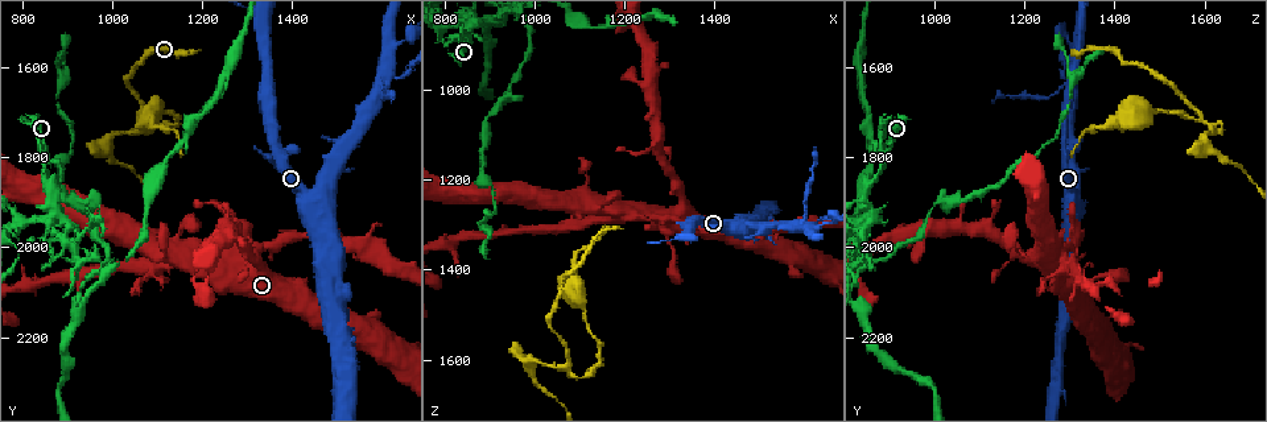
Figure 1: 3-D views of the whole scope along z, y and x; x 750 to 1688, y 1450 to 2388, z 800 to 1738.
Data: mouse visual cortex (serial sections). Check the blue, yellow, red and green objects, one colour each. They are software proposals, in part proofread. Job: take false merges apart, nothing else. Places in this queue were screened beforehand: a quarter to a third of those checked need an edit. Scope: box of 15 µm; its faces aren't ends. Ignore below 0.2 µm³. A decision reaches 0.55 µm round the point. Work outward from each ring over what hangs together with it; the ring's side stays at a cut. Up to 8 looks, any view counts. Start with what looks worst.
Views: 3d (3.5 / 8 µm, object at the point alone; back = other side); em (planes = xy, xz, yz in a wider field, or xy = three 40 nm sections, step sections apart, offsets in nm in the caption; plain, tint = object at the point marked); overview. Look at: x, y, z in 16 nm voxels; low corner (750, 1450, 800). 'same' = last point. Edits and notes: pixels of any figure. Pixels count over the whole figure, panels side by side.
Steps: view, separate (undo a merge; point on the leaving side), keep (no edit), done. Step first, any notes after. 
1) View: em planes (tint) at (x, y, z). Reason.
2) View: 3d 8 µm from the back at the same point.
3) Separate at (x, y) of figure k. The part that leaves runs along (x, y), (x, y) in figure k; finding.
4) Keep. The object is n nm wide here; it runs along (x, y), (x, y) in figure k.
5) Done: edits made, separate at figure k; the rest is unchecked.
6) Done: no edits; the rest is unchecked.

View: 3d 3.5 µm at (940, 1895, 1005). Calibre changes.

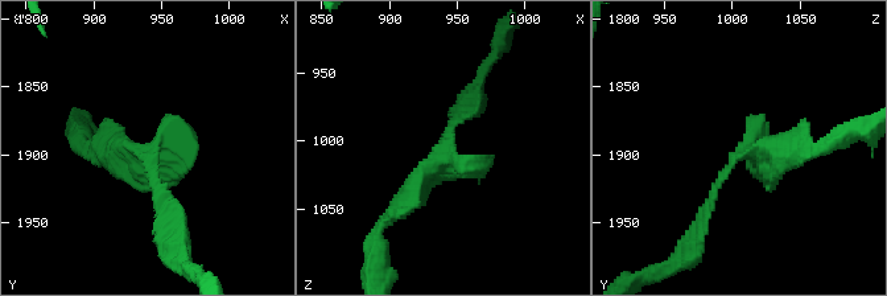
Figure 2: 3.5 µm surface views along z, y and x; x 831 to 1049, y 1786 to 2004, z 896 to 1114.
View: em xy step 1 (tint) at (938, 1900, 1008).

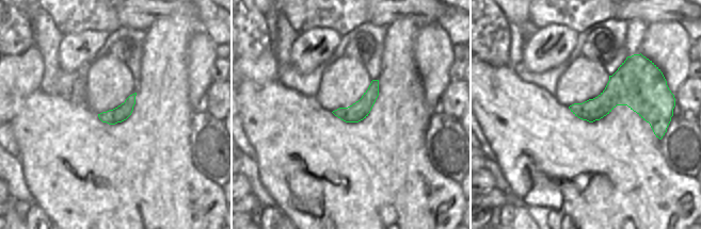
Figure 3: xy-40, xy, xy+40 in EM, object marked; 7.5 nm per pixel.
Keep. It runs along (477, 109), (456, 122), (436, 167), (391, 217) in figure 2; one cell here.

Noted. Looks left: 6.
View: 3d 3.5 µm at (1070, 1735, 1605). Side arm on a straight run.

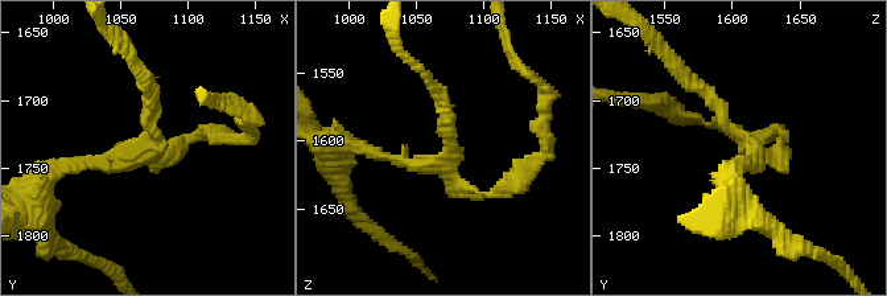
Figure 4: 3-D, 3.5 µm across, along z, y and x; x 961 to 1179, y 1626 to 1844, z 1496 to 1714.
View: em xy step 2 (tint) at (1078, 1730, 1610). 3 arms meet here; the arms are 100, 150, 150 nm wide.

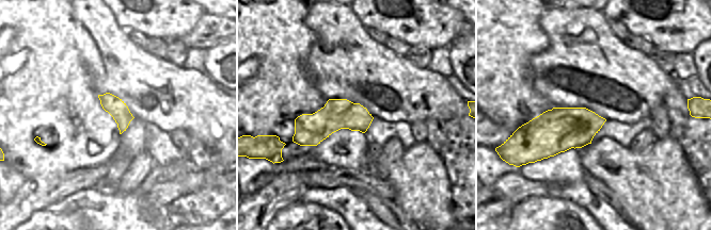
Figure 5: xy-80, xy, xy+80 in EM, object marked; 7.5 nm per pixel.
Separate at (770, 134) of figure 4. The part that leaves runs along (163, 157), (196, 134), (244, 138), (248, 126) in figure 4; two cells meet here.

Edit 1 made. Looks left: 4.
View: overview. Redraw.

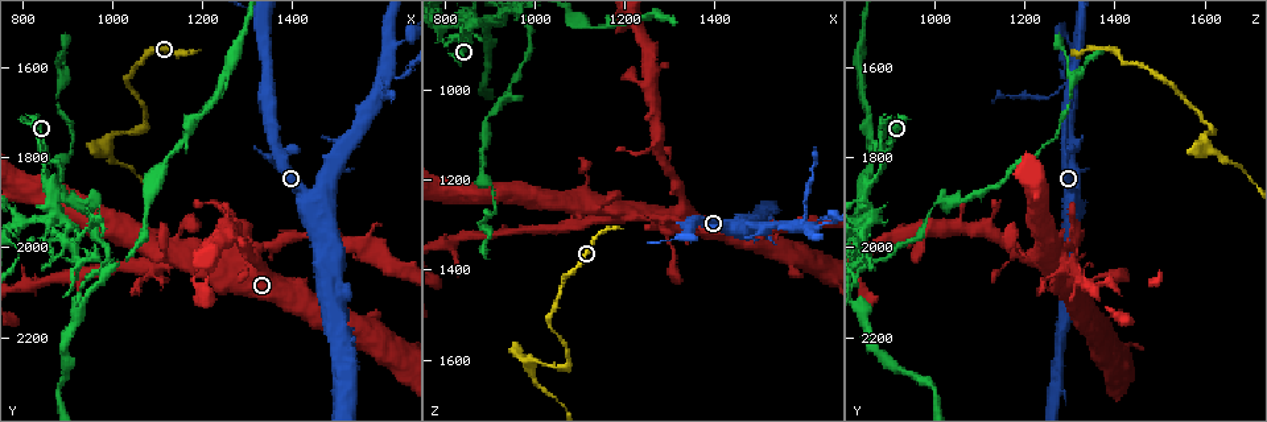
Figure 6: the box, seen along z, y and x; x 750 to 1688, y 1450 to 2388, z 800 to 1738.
View: 3d 3.5 µm at (1575, 1675, 1300). Two arms in line, one across.

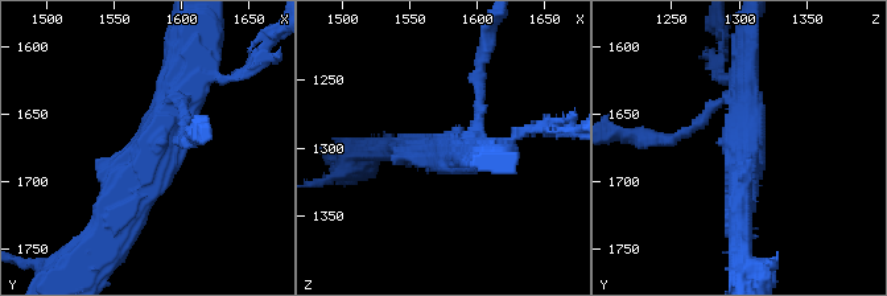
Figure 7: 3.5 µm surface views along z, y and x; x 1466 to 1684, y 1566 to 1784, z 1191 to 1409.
View: em xy step 2 (plain) at (1578, 1676, 1302). Now the EM.

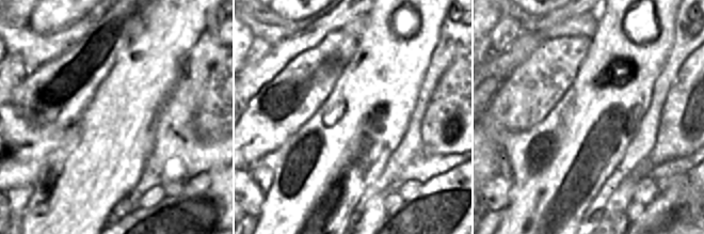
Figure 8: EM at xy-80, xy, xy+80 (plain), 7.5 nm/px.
View: em xy step 2 (tint) at the same point.

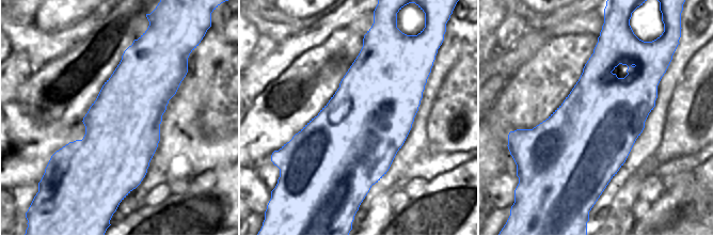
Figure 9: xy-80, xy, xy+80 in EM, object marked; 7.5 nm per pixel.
Keep. The object is 700 nm wide here; it runs along (116, 222), (178, 65) in figure 7; continuous, no second cell.

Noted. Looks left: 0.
Done: edits made, separate at figure 4; the rest is unchecked.

